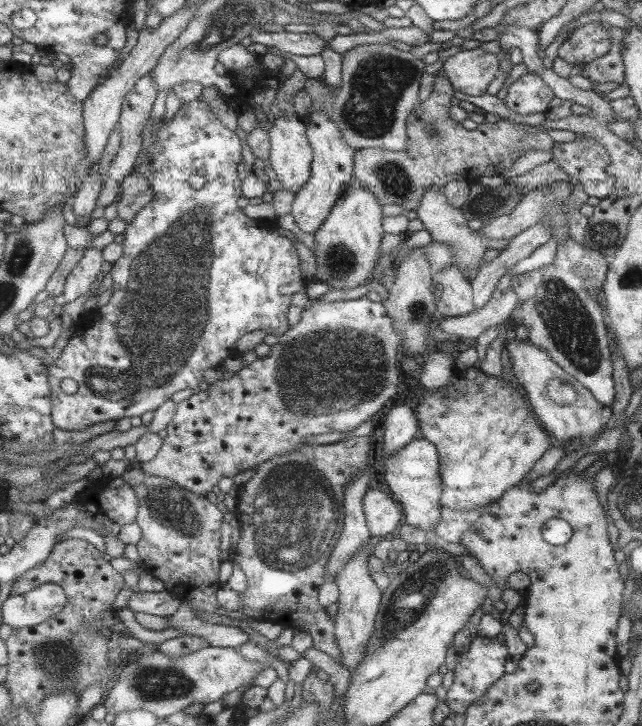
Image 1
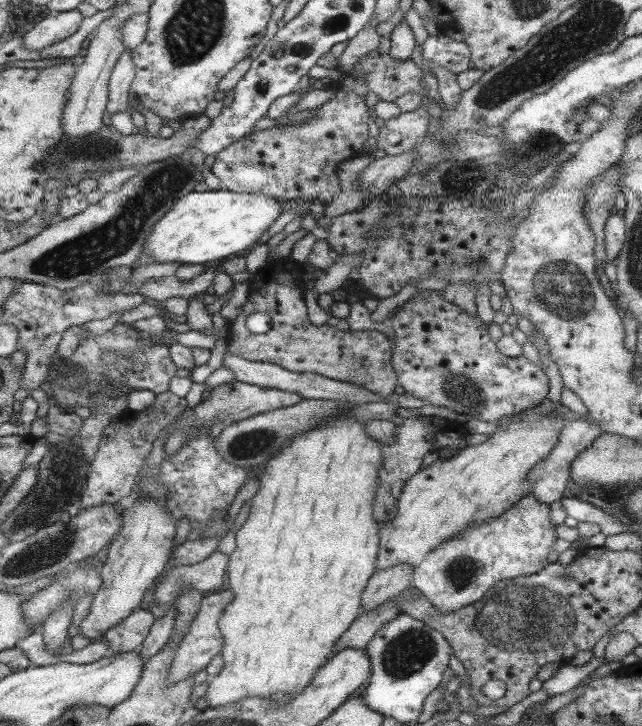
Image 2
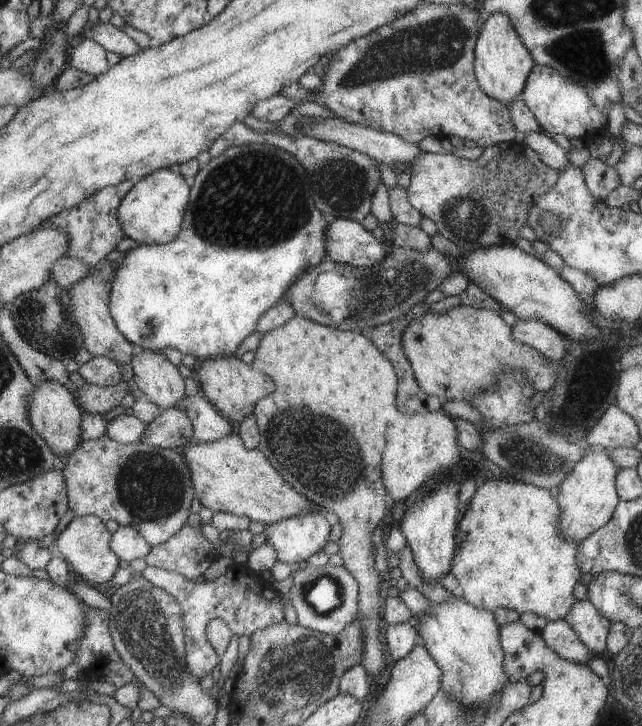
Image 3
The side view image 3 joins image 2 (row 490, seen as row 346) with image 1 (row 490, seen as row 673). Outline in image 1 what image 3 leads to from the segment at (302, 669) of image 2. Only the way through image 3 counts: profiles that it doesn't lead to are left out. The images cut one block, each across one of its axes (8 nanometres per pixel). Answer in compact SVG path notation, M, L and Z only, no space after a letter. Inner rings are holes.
M372 486L363 496L362 510L370 537L392 537L397 530L397 524L402 520L397 504L387 494Z

